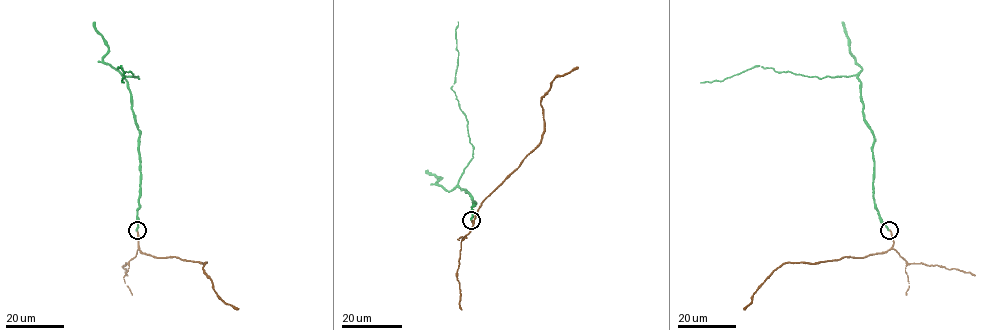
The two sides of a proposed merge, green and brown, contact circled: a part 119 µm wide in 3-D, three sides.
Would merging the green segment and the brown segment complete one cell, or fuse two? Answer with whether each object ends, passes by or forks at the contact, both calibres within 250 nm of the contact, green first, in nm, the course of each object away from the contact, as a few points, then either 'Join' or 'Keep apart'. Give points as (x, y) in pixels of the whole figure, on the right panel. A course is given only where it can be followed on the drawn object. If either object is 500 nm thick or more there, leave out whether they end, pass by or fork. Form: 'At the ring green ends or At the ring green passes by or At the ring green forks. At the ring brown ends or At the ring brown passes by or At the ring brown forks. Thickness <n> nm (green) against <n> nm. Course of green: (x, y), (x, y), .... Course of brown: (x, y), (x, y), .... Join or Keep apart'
At the ring green ends. At the ring brown ends. Thickness 400 nm (green) against 280 nm. Course of green: (889, 230), (874, 205), (874, 134), (864, 118), (855, 75), (818, 78), (754, 66), (723, 80), (700, 83). Course of brown: (890, 230), (893, 244), (884, 252), (816, 263), (782, 263), (744, 308). Join

